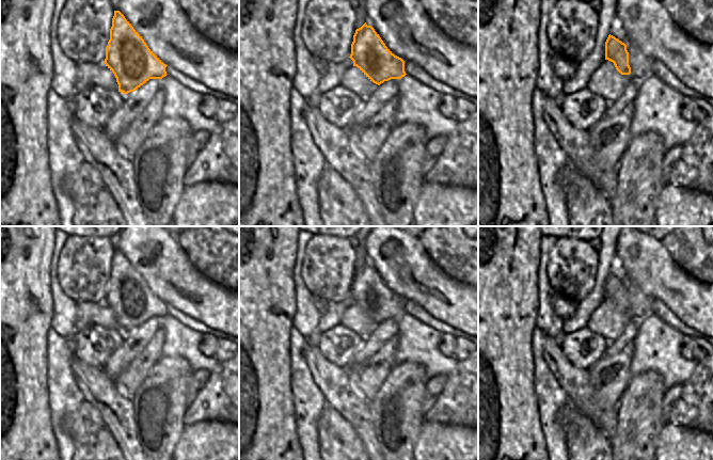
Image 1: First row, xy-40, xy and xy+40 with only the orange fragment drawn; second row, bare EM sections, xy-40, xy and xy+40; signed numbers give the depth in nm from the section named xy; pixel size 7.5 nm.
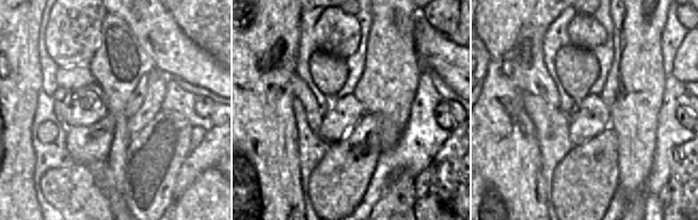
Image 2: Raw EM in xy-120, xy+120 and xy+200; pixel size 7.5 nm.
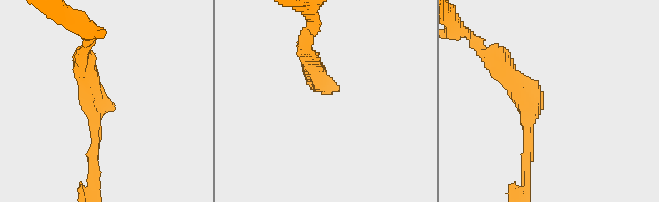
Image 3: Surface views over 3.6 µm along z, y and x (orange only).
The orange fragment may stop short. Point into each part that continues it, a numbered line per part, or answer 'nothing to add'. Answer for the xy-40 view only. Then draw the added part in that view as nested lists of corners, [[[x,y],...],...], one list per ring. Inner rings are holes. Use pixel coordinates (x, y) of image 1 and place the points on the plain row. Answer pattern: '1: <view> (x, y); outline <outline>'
nothing to add

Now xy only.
nothing to add

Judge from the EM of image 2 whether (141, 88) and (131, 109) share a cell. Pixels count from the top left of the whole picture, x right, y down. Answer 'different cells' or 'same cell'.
same cell

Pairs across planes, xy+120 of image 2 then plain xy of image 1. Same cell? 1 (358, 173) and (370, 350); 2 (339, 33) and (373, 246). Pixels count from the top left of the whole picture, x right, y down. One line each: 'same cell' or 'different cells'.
1: different cells
2: different cells

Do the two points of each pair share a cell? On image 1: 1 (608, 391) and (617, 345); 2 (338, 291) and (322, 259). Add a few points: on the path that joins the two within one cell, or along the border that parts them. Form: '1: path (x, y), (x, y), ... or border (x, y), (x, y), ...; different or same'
1: border (632, 340), (616, 353), (605, 354); different
2: path (334, 284), (328, 275), (328, 267); same

